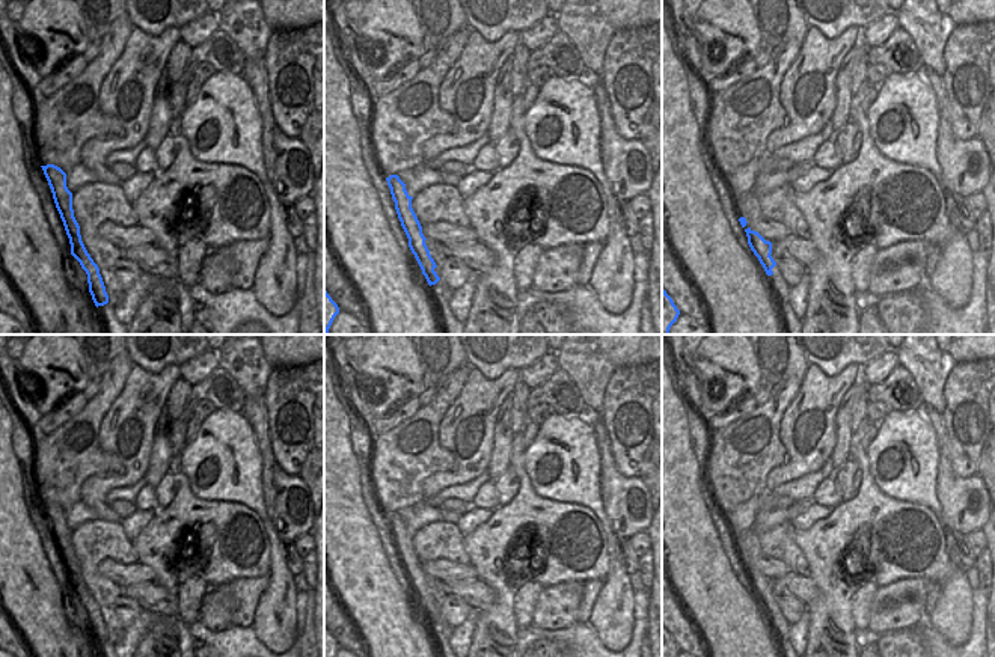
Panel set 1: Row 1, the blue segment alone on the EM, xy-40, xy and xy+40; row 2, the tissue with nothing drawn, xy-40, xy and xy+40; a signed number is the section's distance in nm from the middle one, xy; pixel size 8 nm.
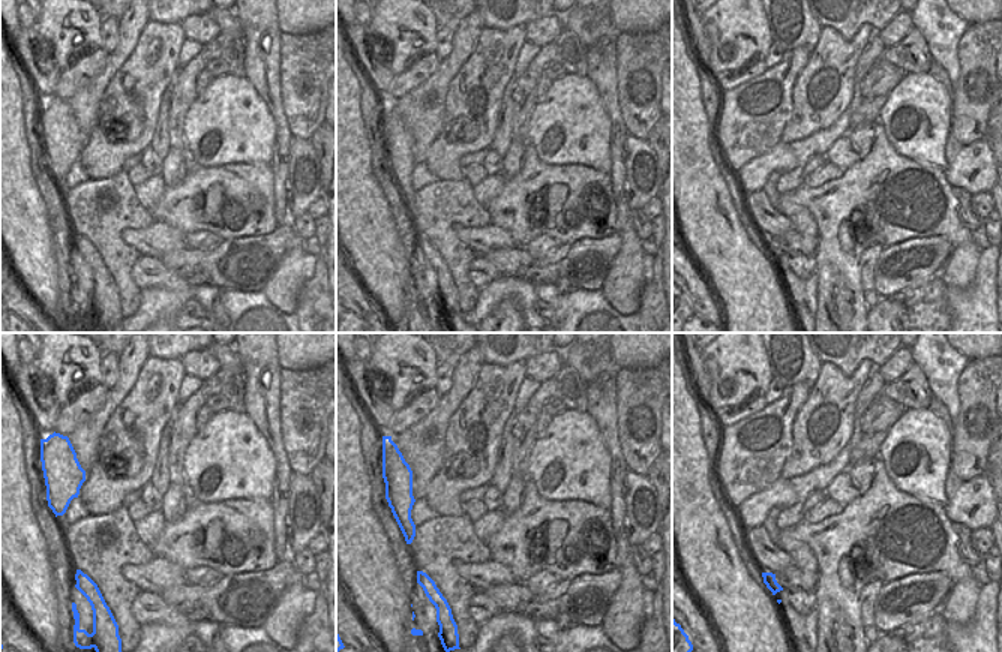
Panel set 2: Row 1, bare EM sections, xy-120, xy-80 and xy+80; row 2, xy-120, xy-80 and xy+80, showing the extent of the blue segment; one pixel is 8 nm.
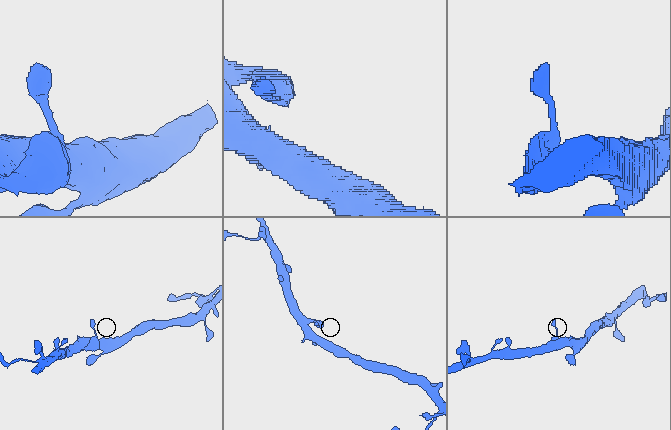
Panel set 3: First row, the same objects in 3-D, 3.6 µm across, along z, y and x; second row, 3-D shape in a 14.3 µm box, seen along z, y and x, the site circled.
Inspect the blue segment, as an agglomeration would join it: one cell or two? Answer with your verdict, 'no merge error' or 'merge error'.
merge error

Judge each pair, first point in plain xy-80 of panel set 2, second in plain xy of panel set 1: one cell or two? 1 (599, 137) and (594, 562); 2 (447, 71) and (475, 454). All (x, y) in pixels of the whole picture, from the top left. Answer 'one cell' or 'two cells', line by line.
1: two cells
2: two cells

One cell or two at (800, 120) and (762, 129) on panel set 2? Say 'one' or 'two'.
two

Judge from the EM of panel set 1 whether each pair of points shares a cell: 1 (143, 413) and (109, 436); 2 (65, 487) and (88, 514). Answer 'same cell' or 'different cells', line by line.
1: same cell
2: different cells

